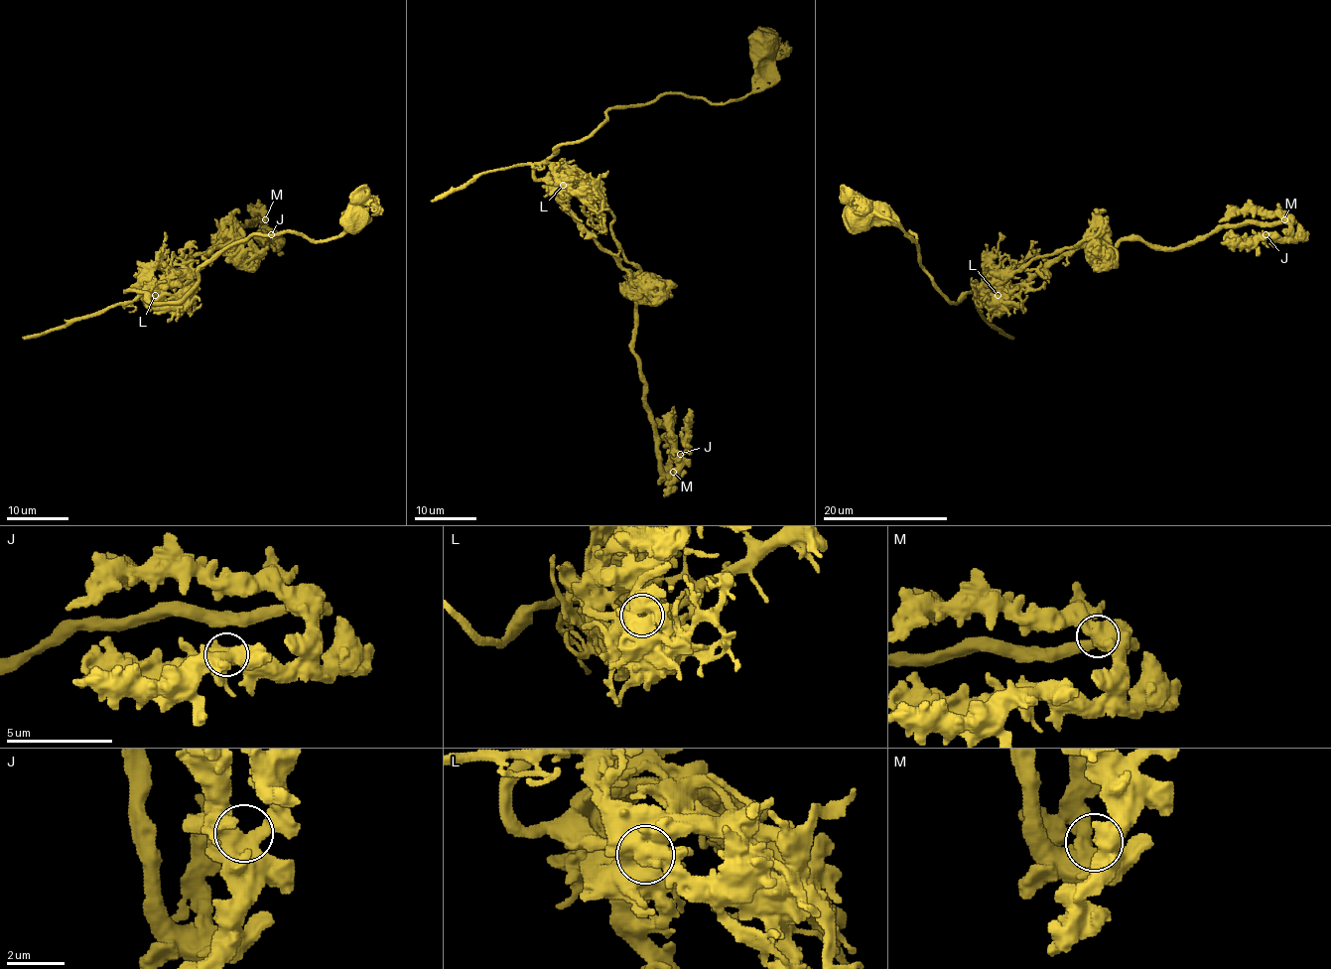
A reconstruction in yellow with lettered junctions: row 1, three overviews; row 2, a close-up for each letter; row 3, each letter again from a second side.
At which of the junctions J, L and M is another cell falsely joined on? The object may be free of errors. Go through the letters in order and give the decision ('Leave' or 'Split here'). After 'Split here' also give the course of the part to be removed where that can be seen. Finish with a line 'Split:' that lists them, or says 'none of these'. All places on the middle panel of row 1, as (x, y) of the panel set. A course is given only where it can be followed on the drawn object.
J: Leave
L: Split here. Course of the part to remove: (563, 186), (550, 181), (552, 173), (575, 171), (603, 200), (617, 247), (651, 282), (629, 287), (676, 287)
M: Leave
Split: L

